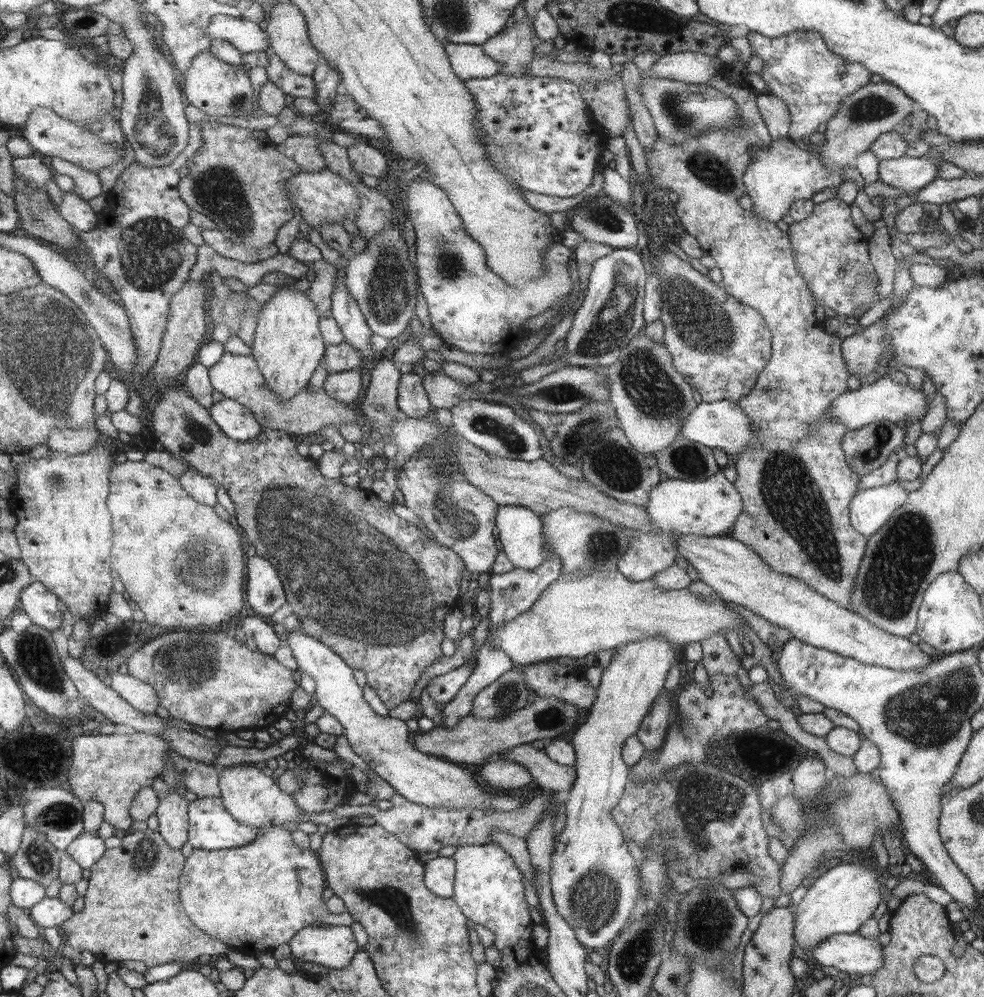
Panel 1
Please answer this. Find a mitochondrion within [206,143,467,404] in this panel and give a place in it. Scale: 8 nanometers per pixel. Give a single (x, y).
(388, 296)

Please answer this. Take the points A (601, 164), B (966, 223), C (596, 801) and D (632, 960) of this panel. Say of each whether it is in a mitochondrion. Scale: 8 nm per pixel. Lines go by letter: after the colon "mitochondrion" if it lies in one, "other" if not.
A: other
B: other
C: other
D: mitochondrion

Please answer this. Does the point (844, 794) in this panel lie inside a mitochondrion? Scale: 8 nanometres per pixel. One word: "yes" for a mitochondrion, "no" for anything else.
yes

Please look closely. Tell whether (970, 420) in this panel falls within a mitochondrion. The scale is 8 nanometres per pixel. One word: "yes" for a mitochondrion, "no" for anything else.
no

